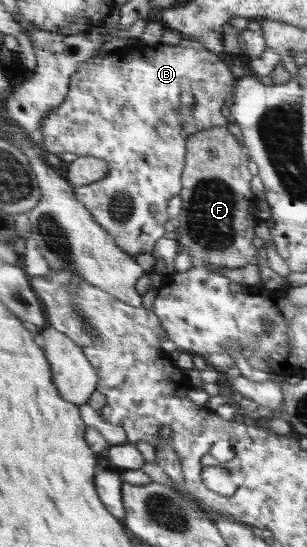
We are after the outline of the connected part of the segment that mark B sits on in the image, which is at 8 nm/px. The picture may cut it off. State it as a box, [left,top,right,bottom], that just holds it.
[35,39,236,253]

